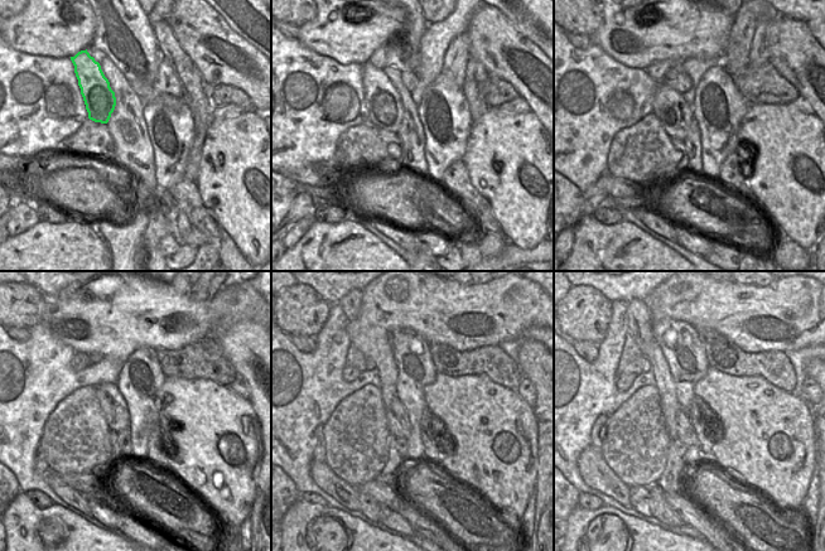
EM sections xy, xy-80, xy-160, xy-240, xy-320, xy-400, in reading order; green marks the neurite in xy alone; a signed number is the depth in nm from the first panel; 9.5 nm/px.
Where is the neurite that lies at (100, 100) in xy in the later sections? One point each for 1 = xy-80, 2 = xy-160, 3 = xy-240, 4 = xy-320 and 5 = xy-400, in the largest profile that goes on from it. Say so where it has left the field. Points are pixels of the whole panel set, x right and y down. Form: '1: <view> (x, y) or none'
1: xy-80 (385, 107)
2: xy-160 (672, 111)
3: xy-240 (116, 415)
4: xy-320 (397, 420)
5: xy-400 (685, 433)

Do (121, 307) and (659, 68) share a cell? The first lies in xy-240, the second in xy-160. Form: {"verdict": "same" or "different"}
{"verdict": "different"}

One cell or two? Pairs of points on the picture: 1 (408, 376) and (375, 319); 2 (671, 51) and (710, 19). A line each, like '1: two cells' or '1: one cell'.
1: two cells
2: one cell

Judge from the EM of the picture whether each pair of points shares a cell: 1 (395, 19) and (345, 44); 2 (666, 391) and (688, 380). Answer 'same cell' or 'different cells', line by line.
1: same cell
2: different cells

